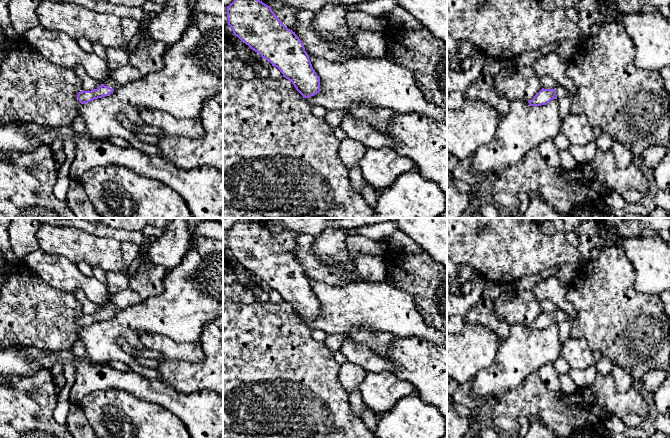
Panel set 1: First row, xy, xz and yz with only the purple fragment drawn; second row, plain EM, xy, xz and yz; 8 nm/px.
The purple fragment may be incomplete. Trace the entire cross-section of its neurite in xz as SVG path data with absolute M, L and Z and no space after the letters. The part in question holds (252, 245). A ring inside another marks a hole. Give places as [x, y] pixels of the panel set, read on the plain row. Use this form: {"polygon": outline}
{"polygon": "M239 218L227 230L227 242L234 259L259 277L272 290L277 291L283 301L292 306L303 322L309 322L320 316L320 302L312 291L304 268L295 256L280 245L270 230L254 222L251 218Z"}

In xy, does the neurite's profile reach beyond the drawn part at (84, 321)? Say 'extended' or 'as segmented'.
as segmented

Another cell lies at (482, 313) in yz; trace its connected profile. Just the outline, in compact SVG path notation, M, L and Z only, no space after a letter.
M482 298L475 306L471 307L463 316L464 323L479 324L492 330L499 343L502 343L509 334L510 325L501 321L493 311L493 301Z

